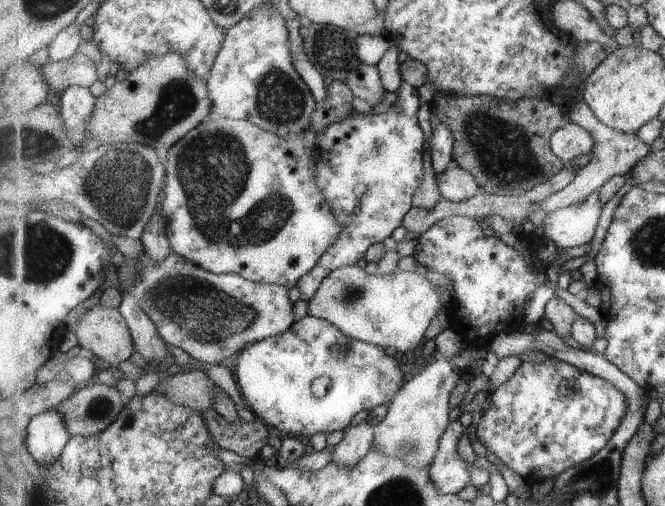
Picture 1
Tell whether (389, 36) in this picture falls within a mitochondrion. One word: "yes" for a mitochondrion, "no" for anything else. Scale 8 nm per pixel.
no

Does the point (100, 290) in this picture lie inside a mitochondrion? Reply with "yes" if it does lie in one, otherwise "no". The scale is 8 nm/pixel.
no

